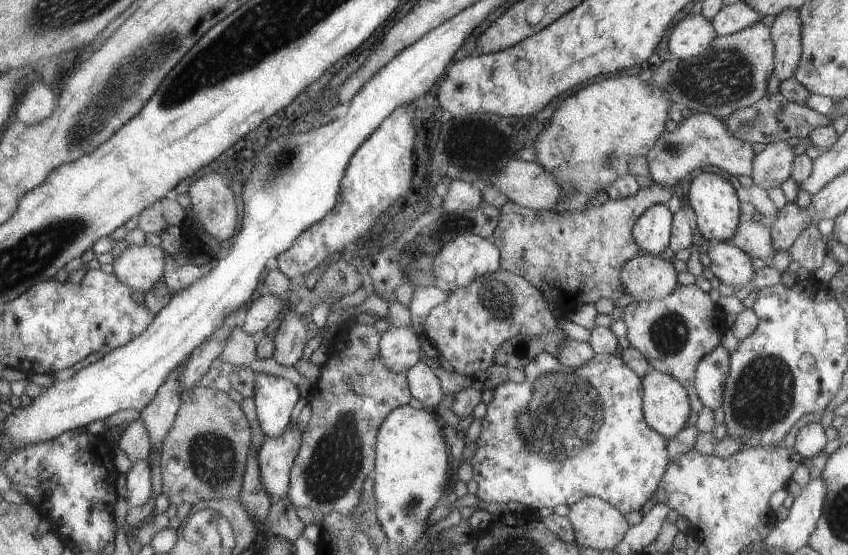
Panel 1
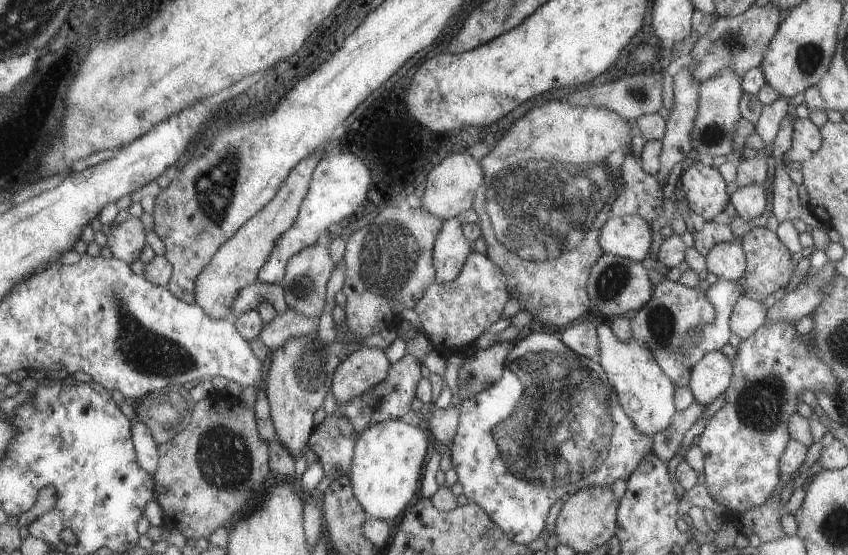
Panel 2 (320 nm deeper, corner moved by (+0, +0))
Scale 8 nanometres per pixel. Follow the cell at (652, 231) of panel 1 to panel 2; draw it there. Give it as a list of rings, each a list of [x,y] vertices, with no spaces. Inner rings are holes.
[[[637,215],[615,216],[604,224],[600,245],[605,253],[611,253],[630,261],[641,261],[649,252],[651,230],[647,221]]]

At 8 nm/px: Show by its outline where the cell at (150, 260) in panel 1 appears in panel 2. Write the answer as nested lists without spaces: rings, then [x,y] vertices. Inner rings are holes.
[[[133,217],[111,228],[107,246],[112,254],[121,260],[135,262],[145,246],[145,226],[139,217]]]

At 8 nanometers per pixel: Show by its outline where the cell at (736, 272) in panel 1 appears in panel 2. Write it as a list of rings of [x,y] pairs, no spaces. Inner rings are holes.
[[[733,241],[715,243],[704,258],[707,272],[726,281],[736,281],[747,268],[743,246]]]

